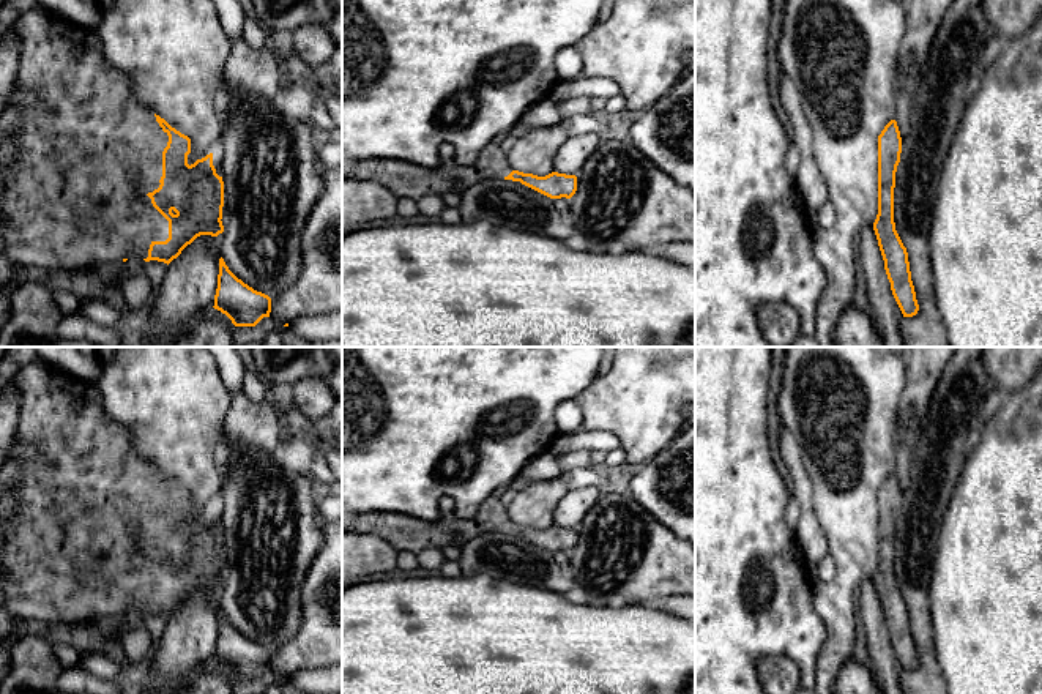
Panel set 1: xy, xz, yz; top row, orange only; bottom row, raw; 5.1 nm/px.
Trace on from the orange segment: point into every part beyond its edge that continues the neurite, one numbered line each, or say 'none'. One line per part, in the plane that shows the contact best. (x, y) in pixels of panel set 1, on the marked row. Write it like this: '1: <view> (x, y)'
1: xy (89, 150)

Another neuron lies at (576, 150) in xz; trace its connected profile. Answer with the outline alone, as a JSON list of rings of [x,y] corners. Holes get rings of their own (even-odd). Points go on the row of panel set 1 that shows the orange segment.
[[[583,132],[569,137],[555,155],[553,172],[577,175],[585,161],[599,147],[601,137],[594,132]]]

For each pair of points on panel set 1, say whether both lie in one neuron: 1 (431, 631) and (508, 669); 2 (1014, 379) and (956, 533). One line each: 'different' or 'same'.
1: same
2: different

